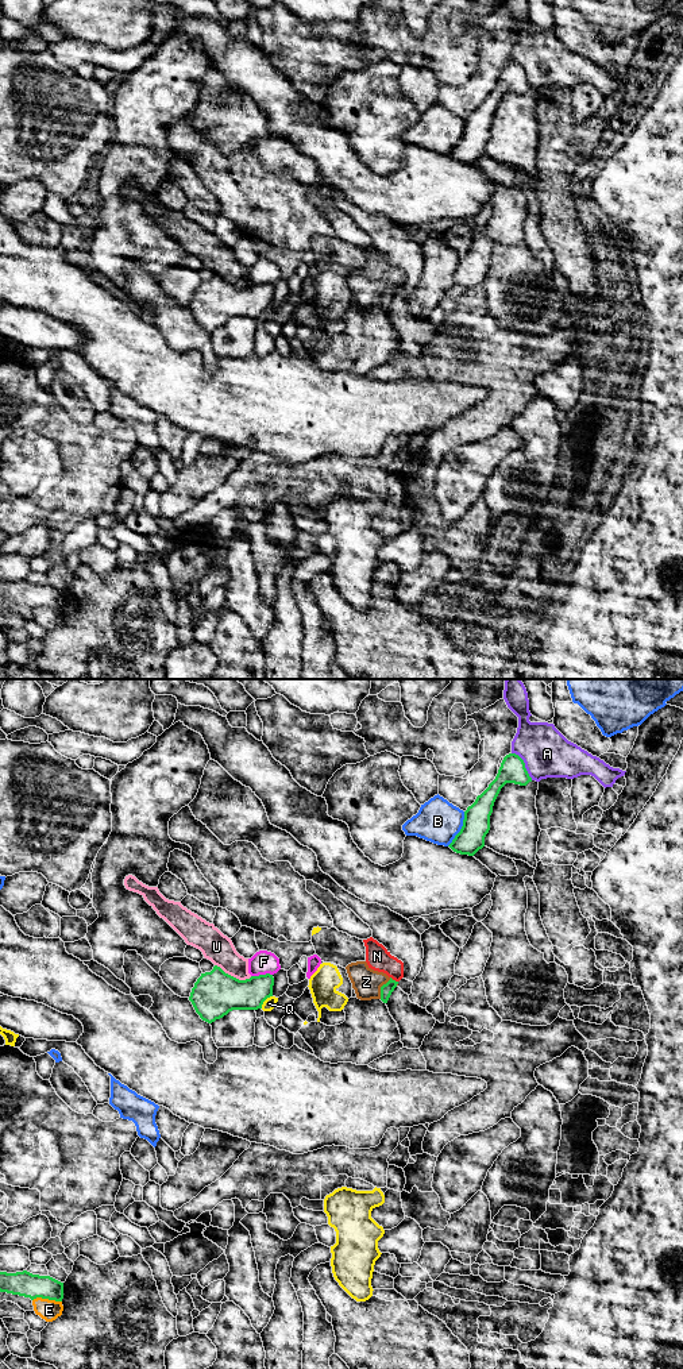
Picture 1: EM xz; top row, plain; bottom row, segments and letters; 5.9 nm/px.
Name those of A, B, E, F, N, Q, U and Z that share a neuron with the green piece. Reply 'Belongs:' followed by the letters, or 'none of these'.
Belongs: none of these

